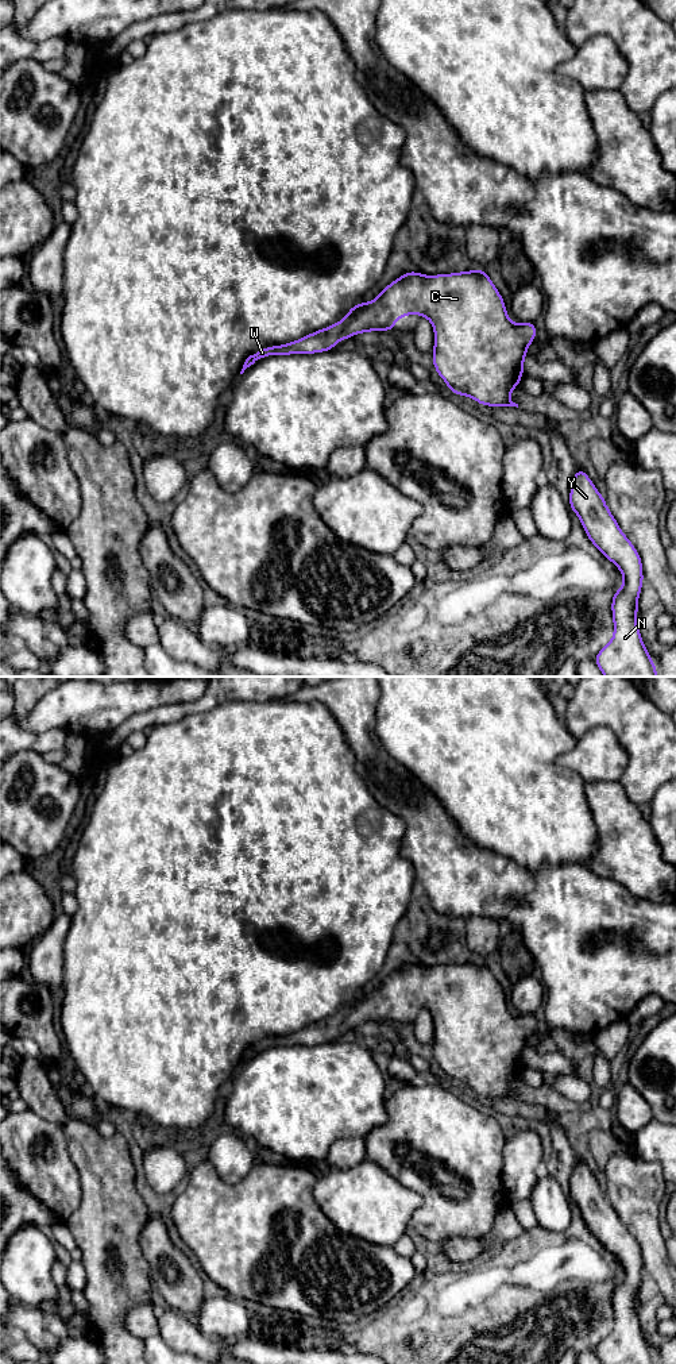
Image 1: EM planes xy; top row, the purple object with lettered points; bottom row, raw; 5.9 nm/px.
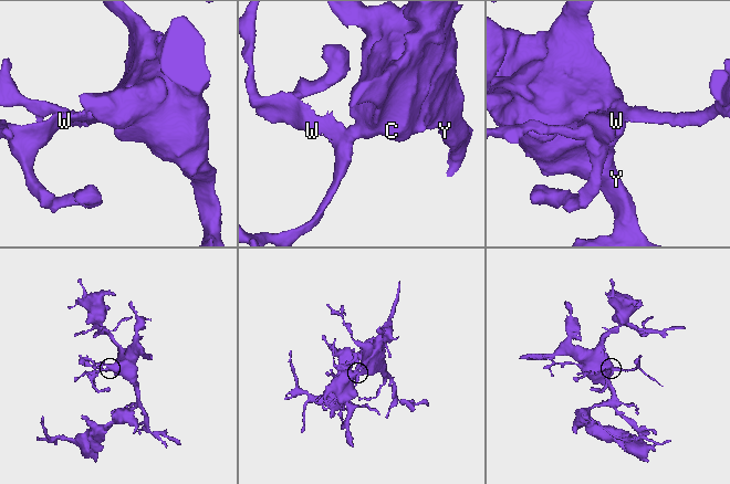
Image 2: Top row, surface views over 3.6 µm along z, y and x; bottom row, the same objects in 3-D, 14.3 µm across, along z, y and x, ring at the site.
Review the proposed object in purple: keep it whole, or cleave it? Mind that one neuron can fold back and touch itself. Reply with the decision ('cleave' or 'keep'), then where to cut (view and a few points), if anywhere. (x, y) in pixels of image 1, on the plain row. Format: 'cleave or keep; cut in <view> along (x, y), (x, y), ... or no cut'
keep; no cut

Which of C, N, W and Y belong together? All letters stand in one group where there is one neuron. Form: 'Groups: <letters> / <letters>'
Groups: C N W Y

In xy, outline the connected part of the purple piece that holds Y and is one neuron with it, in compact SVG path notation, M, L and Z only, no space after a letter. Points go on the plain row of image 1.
M576 1159L569 1182L569 1199L578 1206L590 1233L604 1249L613 1253L623 1267L623 1278L611 1286L614 1328L594 1349L596 1357L602 1364L657 1364L654 1352L646 1342L637 1318L638 1290L644 1275L641 1247L619 1219L615 1209L604 1194L604 1187L598 1183L587 1164L579 1159Z

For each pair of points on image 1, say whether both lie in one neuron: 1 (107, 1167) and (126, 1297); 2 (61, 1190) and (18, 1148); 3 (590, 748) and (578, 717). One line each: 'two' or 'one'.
1: one
2: one
3: two

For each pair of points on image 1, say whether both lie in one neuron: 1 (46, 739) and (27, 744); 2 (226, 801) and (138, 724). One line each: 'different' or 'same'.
1: same
2: different

